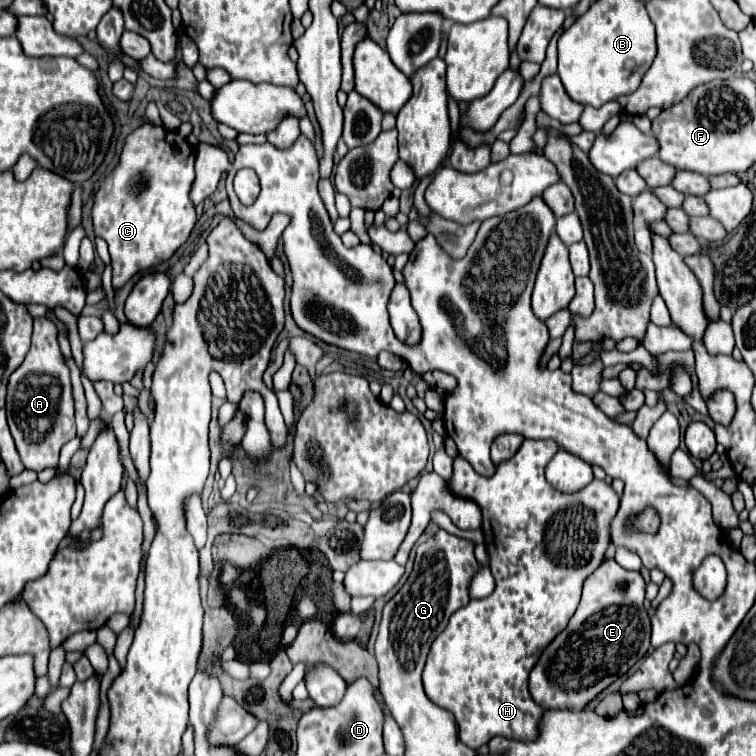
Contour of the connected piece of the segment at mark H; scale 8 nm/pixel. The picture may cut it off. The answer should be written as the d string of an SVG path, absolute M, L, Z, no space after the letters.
M526 439L514 457L496 465L492 477L478 475L462 457L454 459L454 475L448 481L448 487L454 495L472 499L482 509L484 543L490 555L490 571L496 577L496 589L484 599L470 601L450 617L448 627L430 647L422 679L426 695L436 705L456 715L460 741L470 749L486 745L496 735L526 743L538 739L540 721L546 709L538 707L538 703L534 705L528 691L530 671L534 669L538 655L554 641L554 635L558 635L572 619L582 597L582 583L600 567L610 545L610 523L618 511L618 495L606 481L598 479L576 493L556 491L546 481L544 467L558 449L560 447L550 439Z

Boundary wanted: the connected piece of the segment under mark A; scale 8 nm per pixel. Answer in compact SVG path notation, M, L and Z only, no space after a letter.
M34 317L32 347L22 365L8 379L6 415L26 469L42 471L44 467L56 467L62 445L76 437L70 369L58 345L58 329L48 317Z

